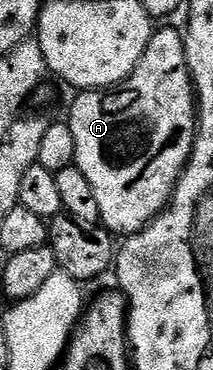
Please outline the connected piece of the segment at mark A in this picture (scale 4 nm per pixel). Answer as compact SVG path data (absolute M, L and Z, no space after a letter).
M157 29L136 70L125 82L106 90L86 90L75 96L72 111L66 115L70 132L74 132L74 165L90 180L90 188L94 188L104 229L116 236L137 234L168 205L196 139L196 91L184 59L181 31Z

